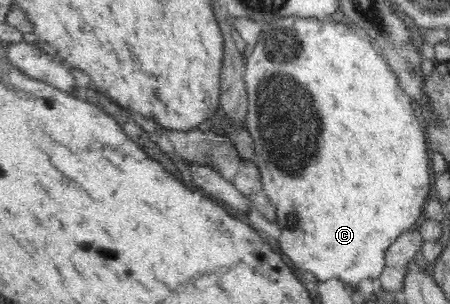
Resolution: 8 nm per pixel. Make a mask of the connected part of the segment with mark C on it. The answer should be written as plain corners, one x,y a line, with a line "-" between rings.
289,16
275,20
275,26
271,23
263,25
262,34
255,44
253,53
244,58
243,78
248,104
246,124
251,124
251,132
255,138
254,162
261,170
263,191
276,208
277,222
281,228
281,235
278,238
281,253
287,254
295,267
311,273
315,284
335,278
341,280
343,284
357,286
361,280
379,278
385,267
387,248
395,242
397,236
423,219
423,206
427,203
430,192
433,191
432,164
429,162
427,153
429,145
427,145
425,128
413,109
411,97
401,88
386,58
365,35
351,26
345,26
341,22
331,22
331,20

